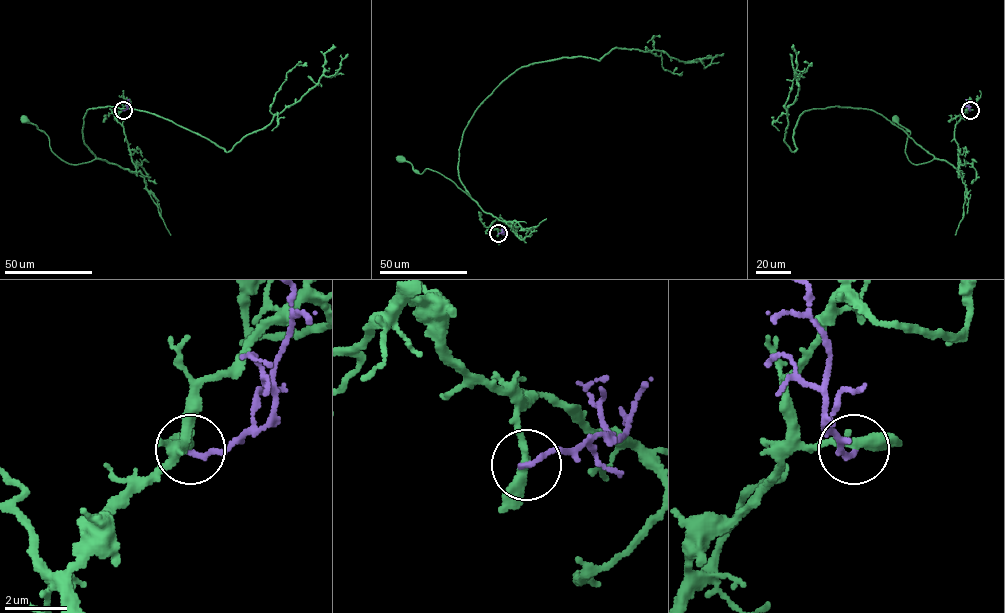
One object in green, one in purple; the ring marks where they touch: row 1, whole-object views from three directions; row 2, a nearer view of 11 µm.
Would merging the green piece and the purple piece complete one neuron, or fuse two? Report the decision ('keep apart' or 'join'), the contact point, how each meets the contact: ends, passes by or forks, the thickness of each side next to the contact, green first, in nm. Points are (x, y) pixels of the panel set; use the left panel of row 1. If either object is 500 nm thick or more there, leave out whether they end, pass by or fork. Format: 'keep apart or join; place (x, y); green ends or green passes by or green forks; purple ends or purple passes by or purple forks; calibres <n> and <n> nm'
keep apart; place (123, 110); green passes by; purple ends; calibres 320 and 170 nm

